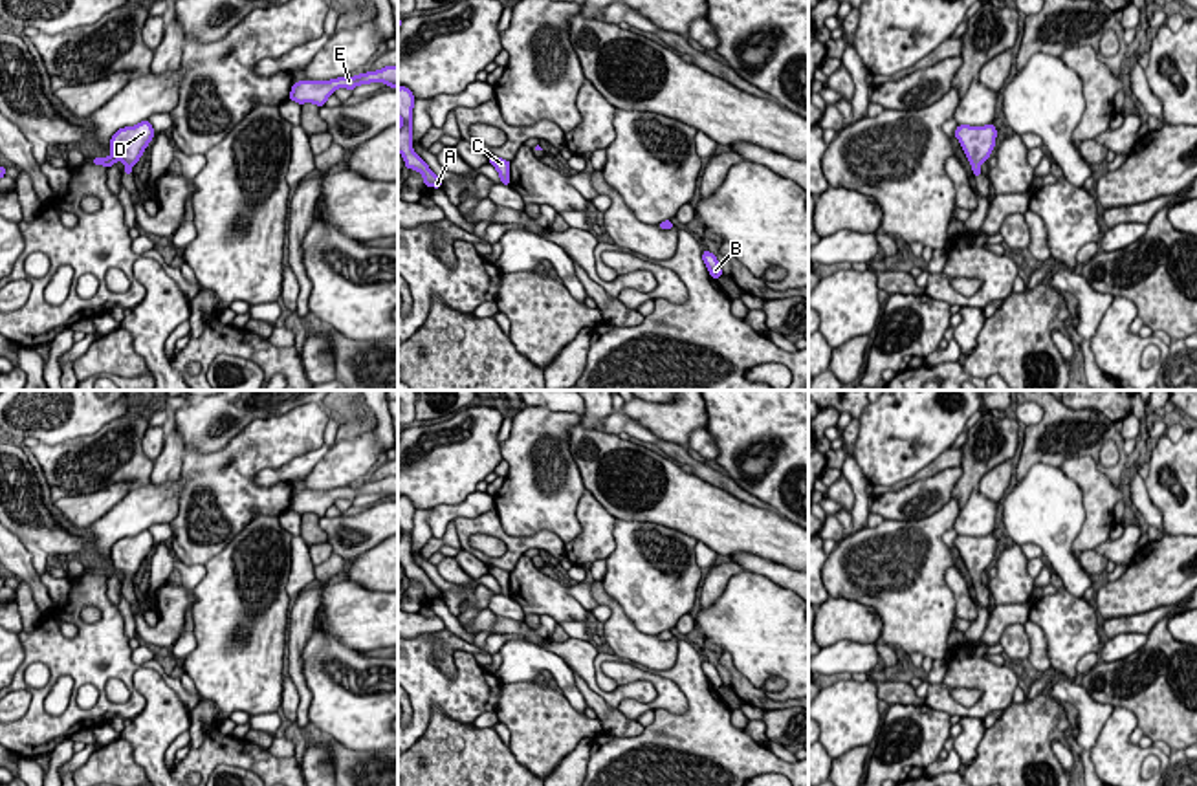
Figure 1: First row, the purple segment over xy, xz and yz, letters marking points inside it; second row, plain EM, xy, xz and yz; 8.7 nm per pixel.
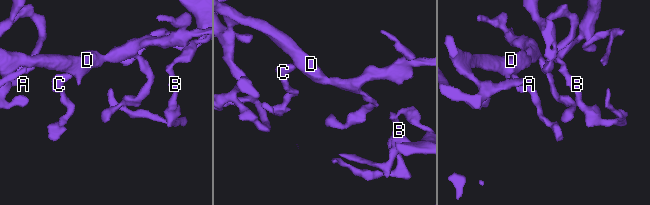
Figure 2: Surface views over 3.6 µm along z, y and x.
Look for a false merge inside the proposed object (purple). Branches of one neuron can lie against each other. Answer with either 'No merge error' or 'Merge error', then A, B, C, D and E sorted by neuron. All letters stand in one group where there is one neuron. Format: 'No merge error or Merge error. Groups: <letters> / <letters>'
No merge error. Groups: A B C D E

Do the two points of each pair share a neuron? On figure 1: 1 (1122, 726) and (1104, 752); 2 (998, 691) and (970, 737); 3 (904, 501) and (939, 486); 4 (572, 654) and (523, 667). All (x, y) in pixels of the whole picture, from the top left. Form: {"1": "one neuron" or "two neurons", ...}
{"1": "one neuron", "2": "two neurons", "3": "one neuron", "4": "two neurons"}

